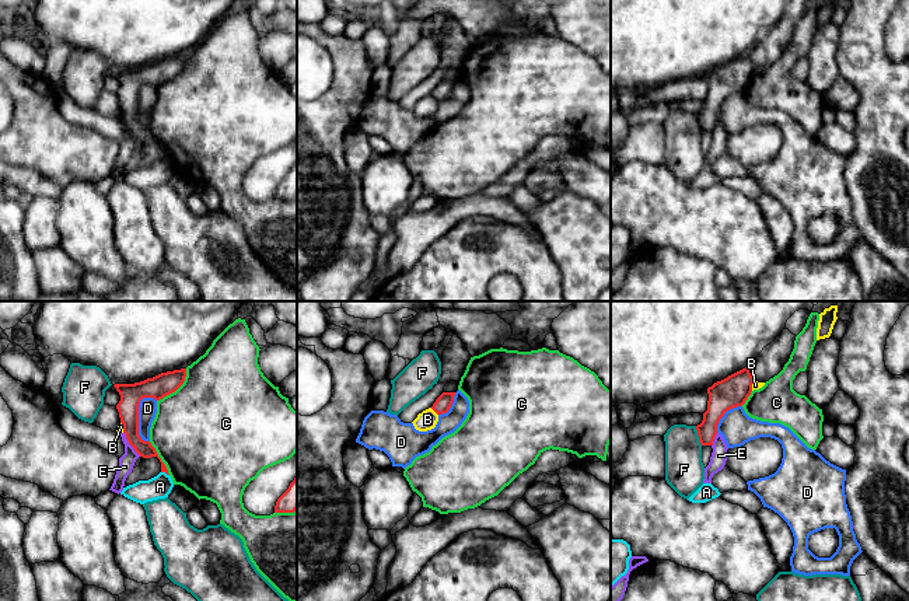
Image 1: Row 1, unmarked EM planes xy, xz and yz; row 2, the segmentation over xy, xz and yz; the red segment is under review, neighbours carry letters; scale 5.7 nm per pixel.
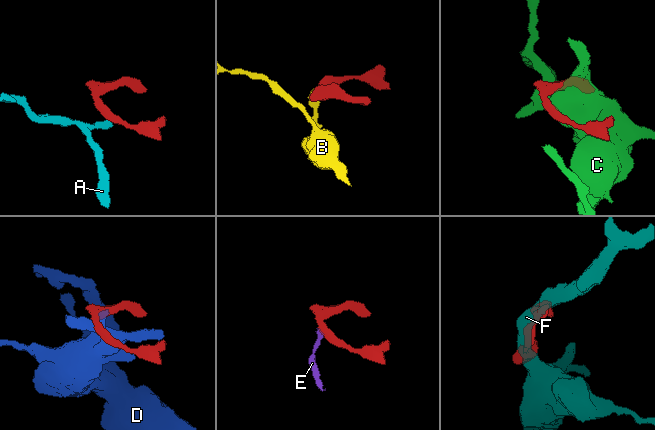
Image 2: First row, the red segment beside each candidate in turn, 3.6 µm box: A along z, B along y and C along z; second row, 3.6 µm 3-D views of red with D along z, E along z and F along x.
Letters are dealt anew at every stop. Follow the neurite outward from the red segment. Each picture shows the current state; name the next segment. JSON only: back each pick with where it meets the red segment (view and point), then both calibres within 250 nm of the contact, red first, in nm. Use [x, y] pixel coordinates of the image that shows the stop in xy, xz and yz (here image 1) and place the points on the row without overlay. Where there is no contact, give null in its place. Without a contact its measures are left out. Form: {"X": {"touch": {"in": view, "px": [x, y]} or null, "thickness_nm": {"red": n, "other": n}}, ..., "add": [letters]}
{"add": []}

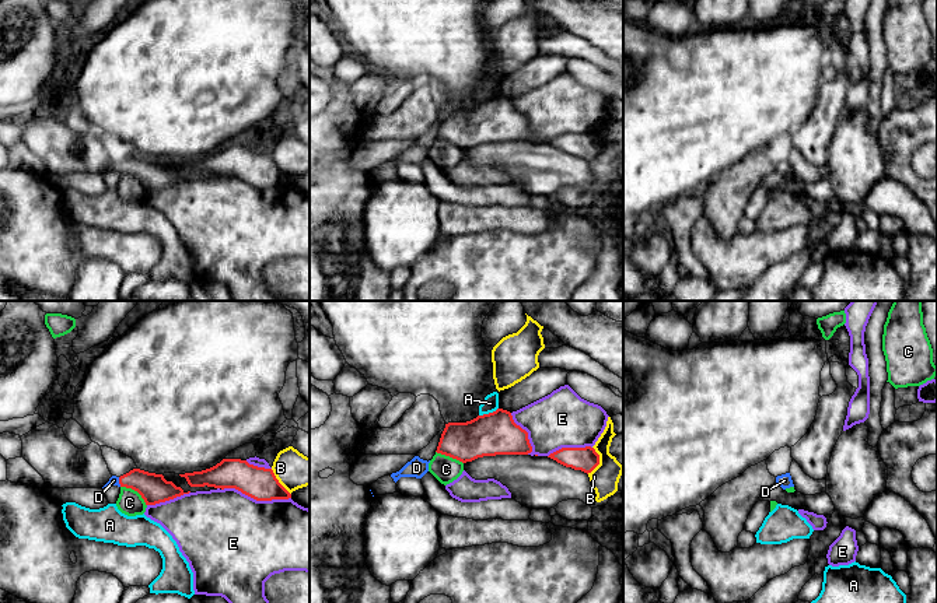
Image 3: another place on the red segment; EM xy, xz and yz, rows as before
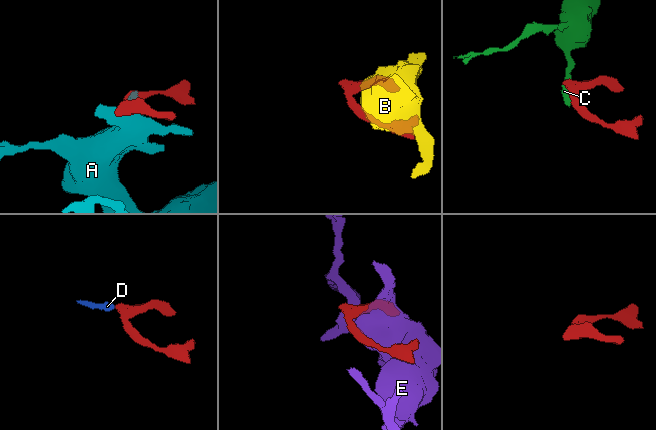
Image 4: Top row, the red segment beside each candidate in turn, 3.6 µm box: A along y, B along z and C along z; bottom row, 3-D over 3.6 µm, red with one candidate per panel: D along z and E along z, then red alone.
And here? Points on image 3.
{"D": {"touch": {"in": "xy", "px": [119, 168]}, "thickness_nm": {"red": 170, "other": 60}}, "add": ["D"]}

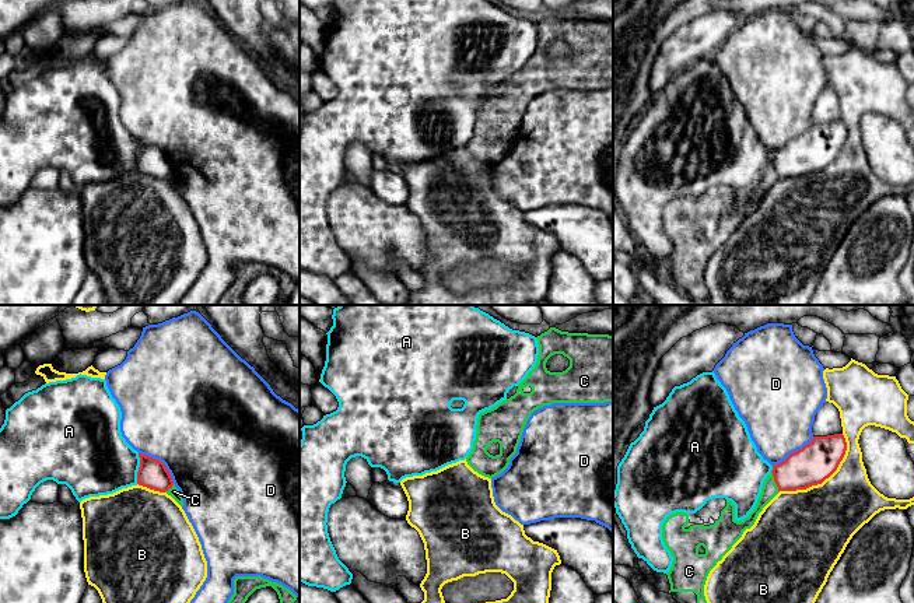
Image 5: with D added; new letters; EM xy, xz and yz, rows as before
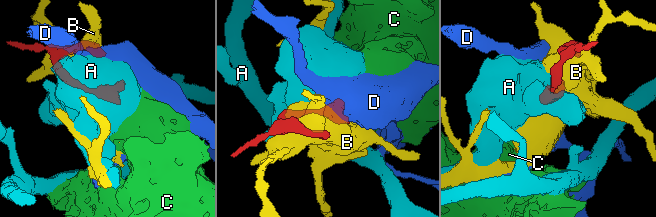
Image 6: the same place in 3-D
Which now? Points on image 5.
{"add": []}

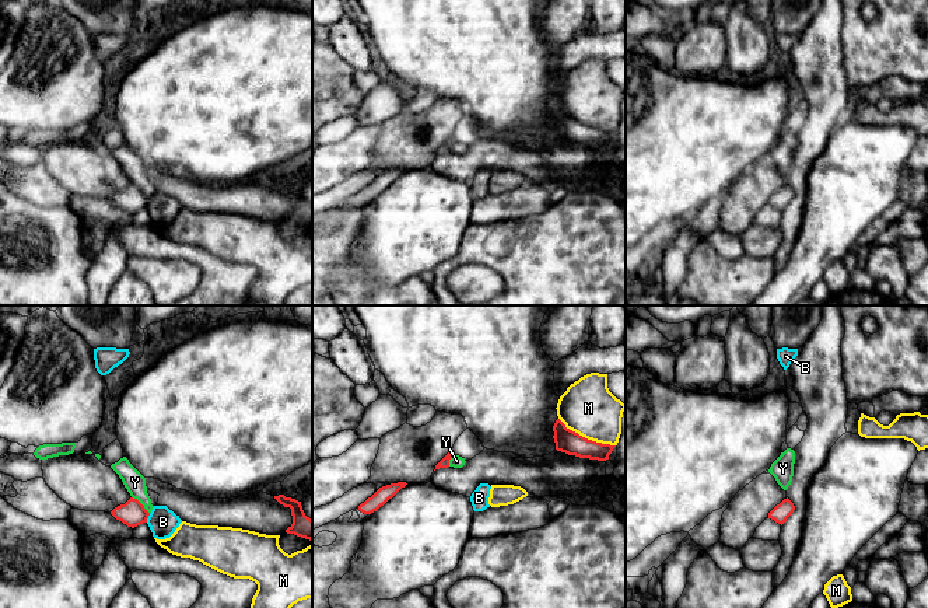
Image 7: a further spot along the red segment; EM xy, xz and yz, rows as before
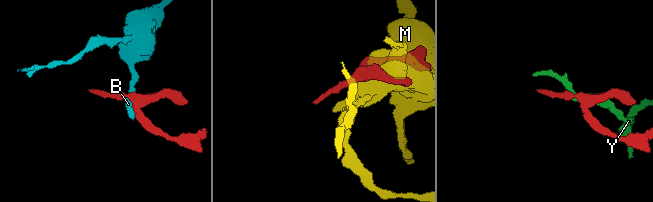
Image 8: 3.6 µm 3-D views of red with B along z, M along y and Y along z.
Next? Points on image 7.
{"add": []}

